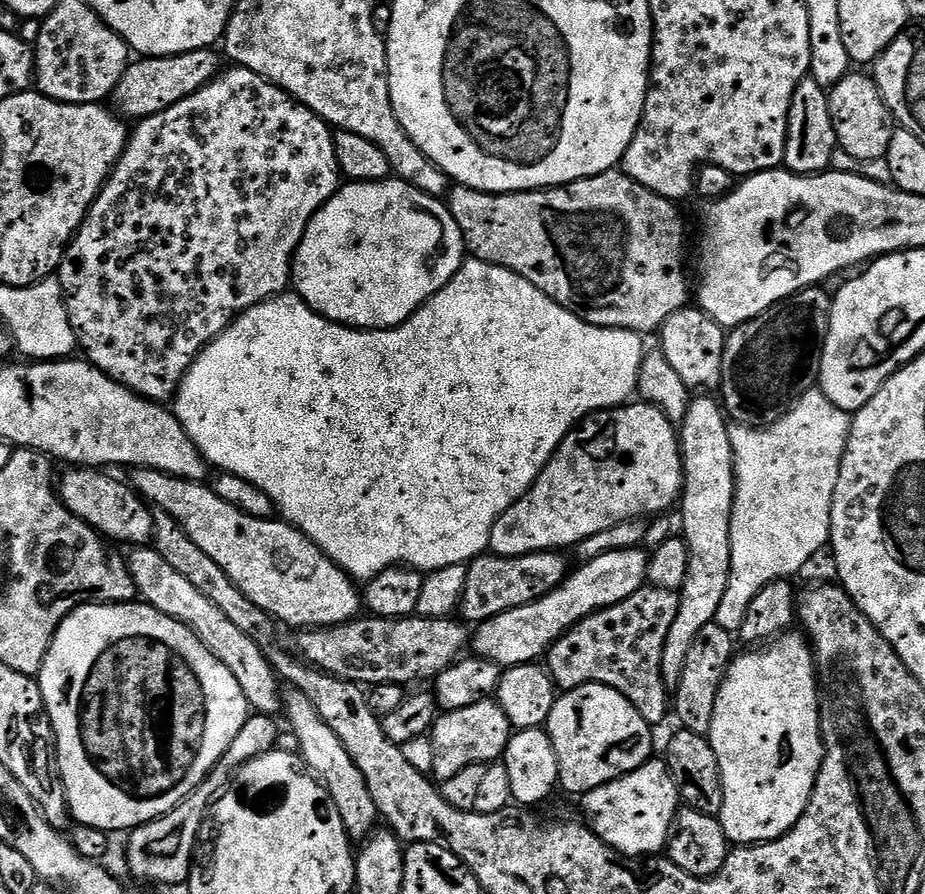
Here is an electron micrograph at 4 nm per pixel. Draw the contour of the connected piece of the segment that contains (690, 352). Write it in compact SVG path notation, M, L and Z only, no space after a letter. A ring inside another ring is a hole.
M698 306L683 308L670 314L670 318L660 327L658 339L658 351L666 358L666 362L670 362L678 378L682 378L689 390L708 394L719 389L722 382L722 354L726 332L718 322L714 322L714 318L710 318Z

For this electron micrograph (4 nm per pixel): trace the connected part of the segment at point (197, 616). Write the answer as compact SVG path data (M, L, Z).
M138 546L127 555L128 569L134 578L136 591L141 599L157 609L160 613L182 622L196 634L206 645L207 649L234 676L242 694L246 694L248 707L253 713L262 716L275 717L282 708L282 696L279 679L272 669L272 665L264 656L264 652L256 642L248 635L243 634L238 626L231 622L222 610L210 602L204 594L197 589L186 578L179 574L178 570L170 566L168 562L156 550L150 546Z

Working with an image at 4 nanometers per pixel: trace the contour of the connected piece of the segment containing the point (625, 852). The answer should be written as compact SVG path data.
M664 758L647 760L642 766L638 766L638 770L584 793L582 803L584 812L588 815L586 824L592 829L592 833L614 850L621 852L623 856L633 858L656 858L667 849L677 813L682 808L678 786L674 786L674 778L670 778L668 761Z

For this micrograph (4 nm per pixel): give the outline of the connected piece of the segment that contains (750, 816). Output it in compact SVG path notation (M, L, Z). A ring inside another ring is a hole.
M789 630L763 646L744 651L748 652L741 656L739 653L728 666L714 702L714 718L707 734L722 774L724 801L718 819L729 841L736 846L766 844L785 836L798 818L802 818L824 760L820 689L811 645L799 631Z

